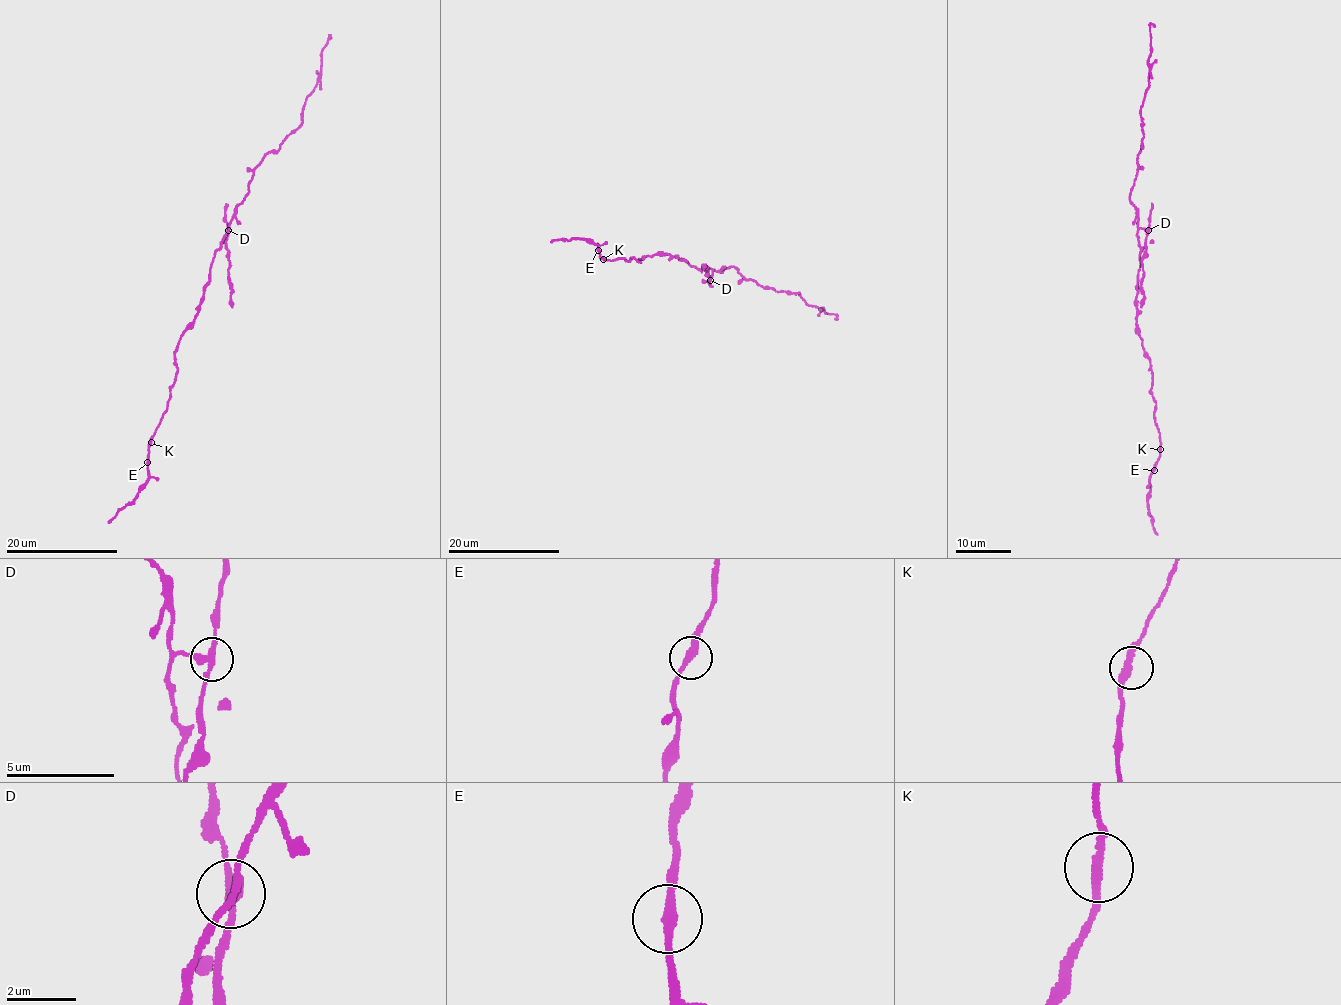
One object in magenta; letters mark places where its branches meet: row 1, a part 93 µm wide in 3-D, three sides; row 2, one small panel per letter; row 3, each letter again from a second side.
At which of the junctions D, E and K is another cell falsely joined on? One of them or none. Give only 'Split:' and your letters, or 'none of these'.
Split: D

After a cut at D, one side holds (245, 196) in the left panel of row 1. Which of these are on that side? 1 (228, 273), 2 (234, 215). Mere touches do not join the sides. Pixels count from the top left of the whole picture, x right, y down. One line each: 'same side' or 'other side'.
1: other side
2: same side

